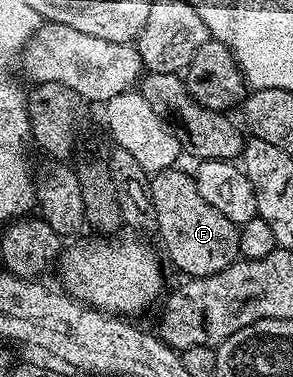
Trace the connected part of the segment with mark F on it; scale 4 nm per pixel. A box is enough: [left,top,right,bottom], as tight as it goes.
[150,170,240,278]

